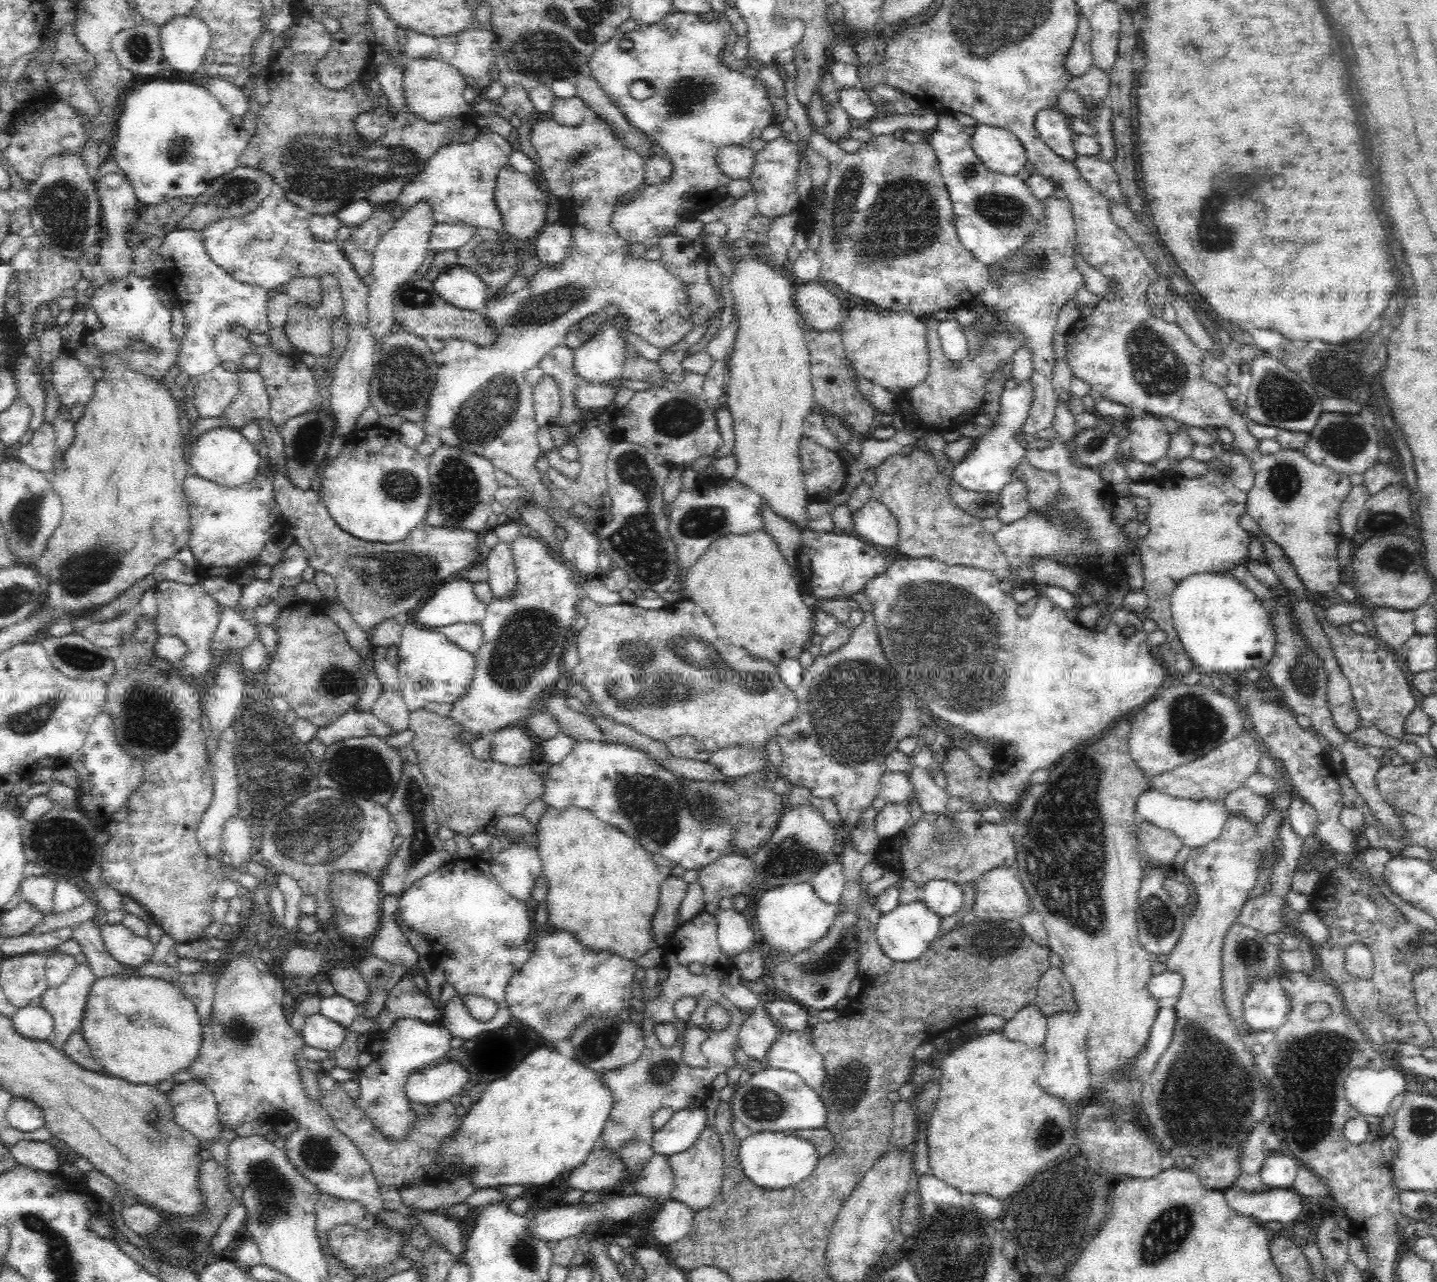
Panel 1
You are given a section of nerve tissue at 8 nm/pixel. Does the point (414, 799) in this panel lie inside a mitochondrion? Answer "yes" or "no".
yes

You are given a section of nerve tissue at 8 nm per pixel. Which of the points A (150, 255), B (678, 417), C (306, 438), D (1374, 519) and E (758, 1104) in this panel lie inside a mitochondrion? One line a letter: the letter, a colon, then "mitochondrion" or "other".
A: other
B: mitochondrion
C: mitochondrion
D: mitochondrion
E: mitochondrion

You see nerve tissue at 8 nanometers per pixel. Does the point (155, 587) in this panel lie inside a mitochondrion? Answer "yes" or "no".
no

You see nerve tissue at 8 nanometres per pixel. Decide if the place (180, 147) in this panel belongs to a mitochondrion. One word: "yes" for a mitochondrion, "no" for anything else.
yes

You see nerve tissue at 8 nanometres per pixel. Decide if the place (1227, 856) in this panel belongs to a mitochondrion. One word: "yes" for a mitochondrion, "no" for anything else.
no

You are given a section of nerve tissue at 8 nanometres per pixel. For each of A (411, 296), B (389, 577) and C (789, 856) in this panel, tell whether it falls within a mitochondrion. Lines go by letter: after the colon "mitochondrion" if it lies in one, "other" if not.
A: mitochondrion
B: mitochondrion
C: mitochondrion

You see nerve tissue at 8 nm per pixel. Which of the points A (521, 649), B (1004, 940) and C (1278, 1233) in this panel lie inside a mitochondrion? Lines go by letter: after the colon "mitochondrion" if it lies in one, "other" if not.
A: mitochondrion
B: mitochondrion
C: other

